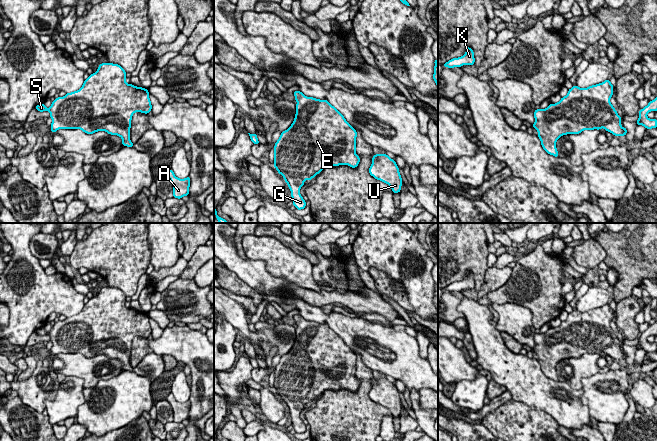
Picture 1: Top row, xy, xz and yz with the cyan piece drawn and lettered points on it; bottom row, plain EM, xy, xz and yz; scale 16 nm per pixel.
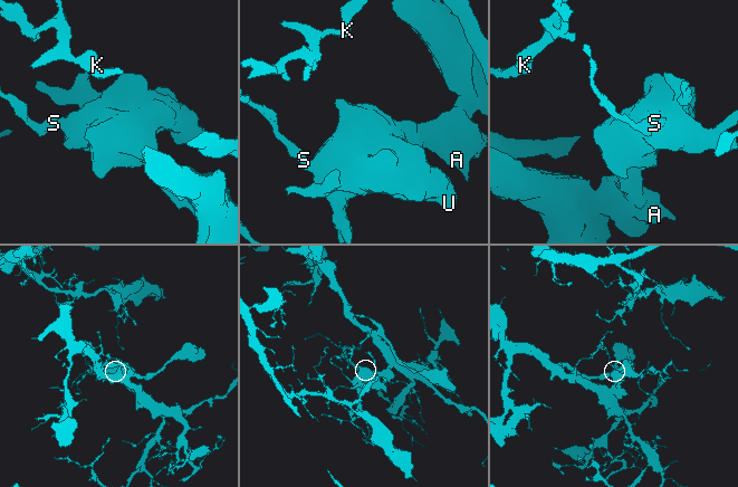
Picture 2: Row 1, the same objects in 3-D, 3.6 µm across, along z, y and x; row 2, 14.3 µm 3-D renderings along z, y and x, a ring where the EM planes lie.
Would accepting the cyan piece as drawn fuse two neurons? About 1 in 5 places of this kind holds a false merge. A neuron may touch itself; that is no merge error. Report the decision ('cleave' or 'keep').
keep

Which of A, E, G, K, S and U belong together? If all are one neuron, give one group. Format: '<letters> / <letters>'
A E G K S U

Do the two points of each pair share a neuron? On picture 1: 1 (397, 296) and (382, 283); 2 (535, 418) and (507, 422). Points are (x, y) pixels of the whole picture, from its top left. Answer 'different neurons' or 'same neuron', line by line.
1: same neuron
2: same neuron

